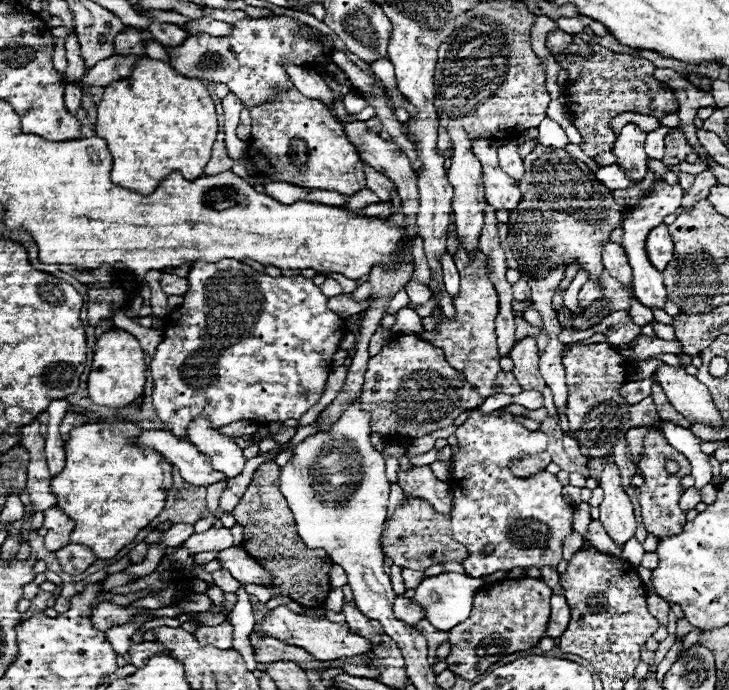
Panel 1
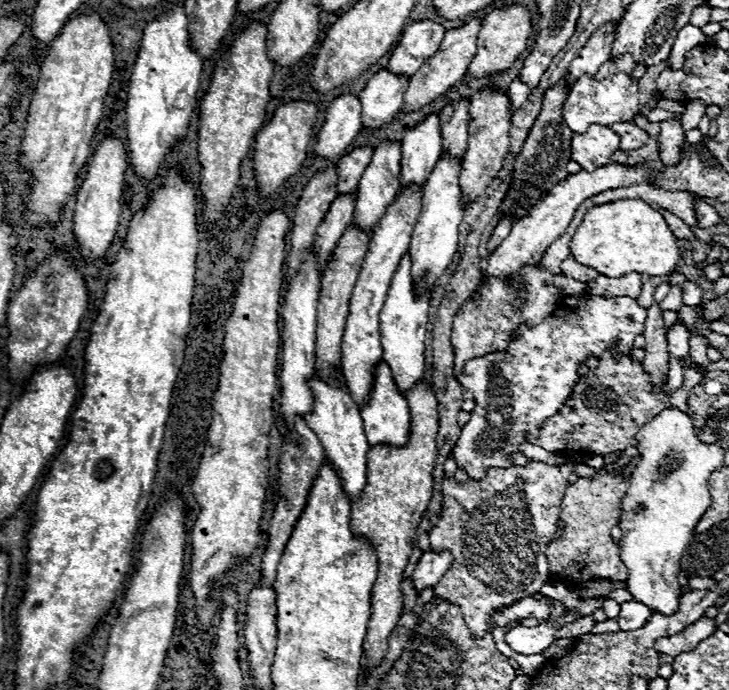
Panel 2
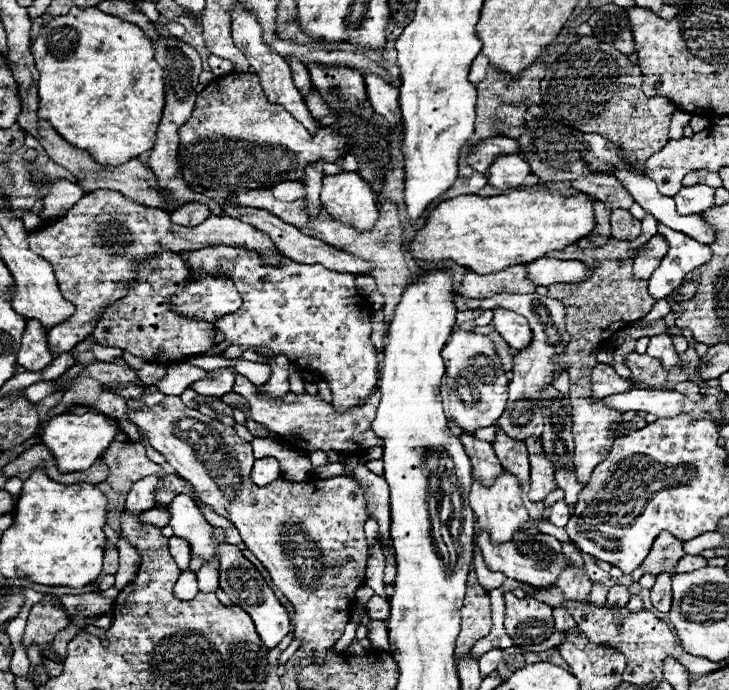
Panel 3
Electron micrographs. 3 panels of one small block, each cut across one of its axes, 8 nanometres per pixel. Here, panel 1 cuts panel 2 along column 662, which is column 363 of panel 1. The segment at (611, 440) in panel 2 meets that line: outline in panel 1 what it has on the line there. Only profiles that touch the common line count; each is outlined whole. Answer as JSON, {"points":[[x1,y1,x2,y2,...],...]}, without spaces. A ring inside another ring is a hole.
{"points":[[414,334,396,336,378,356,368,360,360,406,372,414,372,432,394,438,422,438,438,428,452,426,454,420,476,406,484,398,456,372,444,358,444,352,432,344,424,344]]}

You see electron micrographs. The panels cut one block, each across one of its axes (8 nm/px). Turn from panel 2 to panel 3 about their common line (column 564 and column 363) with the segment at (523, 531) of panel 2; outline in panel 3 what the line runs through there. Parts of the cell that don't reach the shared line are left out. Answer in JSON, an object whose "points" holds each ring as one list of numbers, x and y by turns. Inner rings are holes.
{"points":[[363,464,354,467,353,473,358,476,358,484,366,490,368,496,368,514,370,518,378,518,380,524,380,538,388,538,390,536,390,506,388,506,388,484,382,476,372,474,370,470]]}

